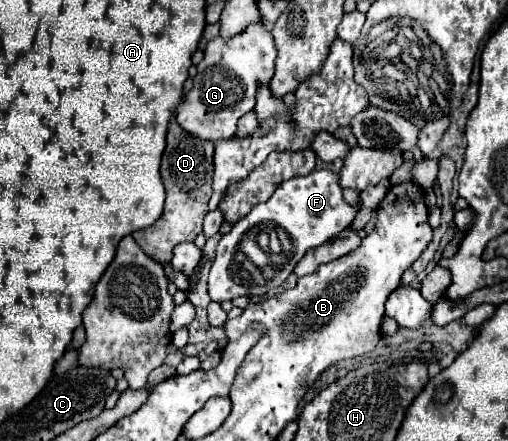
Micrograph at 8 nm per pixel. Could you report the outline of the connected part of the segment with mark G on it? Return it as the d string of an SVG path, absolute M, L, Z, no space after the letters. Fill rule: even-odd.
M264 23L248 25L240 35L232 37L232 41L224 41L222 37L210 41L204 51L204 59L198 63L194 87L184 95L182 105L176 109L178 125L186 133L212 143L234 137L238 119L254 109L256 87L268 85L272 79L274 57L274 37L270 27Z

